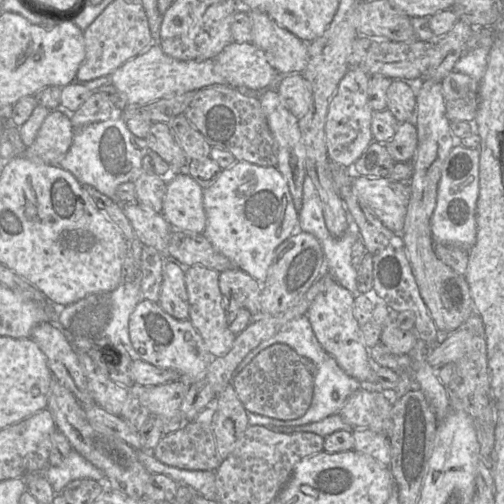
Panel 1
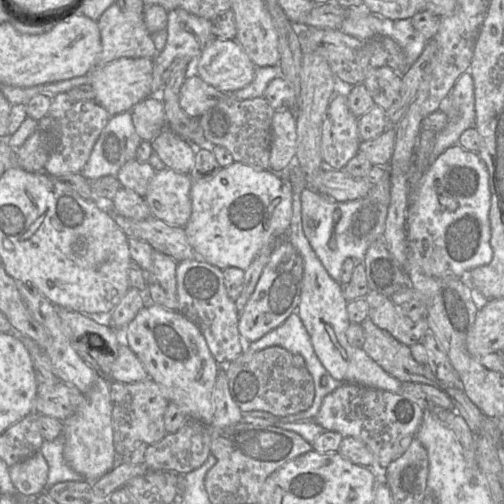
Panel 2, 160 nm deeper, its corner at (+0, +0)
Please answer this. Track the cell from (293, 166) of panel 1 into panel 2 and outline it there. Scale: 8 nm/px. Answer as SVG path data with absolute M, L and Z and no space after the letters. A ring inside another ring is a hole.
M294 165L293 171L277 174L286 180L287 176L290 177L292 186L292 216L285 238L303 260L304 274L297 314L309 334L316 356L335 380L400 394L401 382L387 374L362 348L352 347L347 341L346 331L350 321L347 314L348 301L343 296L344 285L330 277L303 232L300 196L305 188L305 173L302 174L301 168Z

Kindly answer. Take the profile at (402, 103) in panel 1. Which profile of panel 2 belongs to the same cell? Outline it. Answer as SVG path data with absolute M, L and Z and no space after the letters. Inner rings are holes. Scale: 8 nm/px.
M379 67L372 70L362 84L368 90L375 105L388 110L400 95L401 82L401 74L389 67Z

